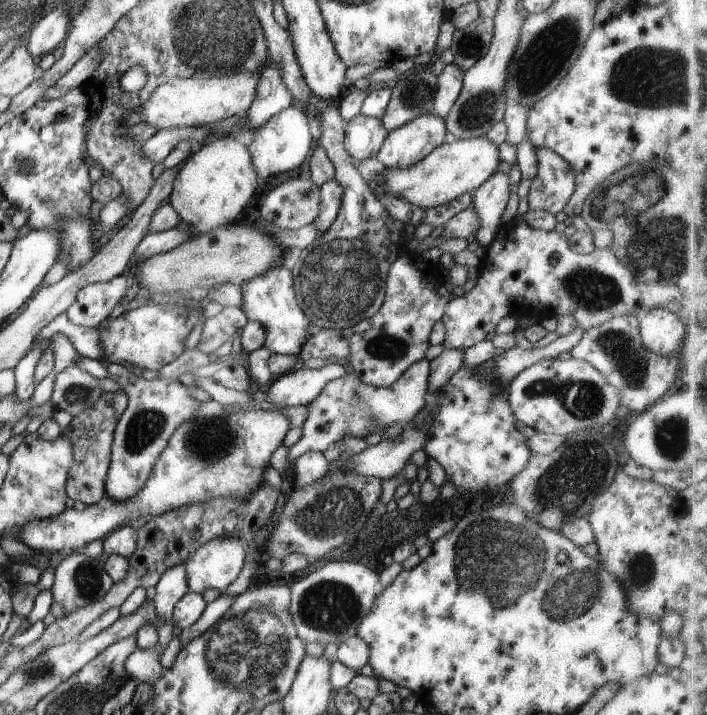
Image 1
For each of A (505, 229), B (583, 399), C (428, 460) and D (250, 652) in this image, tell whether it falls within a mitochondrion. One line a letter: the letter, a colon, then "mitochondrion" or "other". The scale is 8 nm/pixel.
A: other
B: mitochondrion
C: other
D: mitochondrion

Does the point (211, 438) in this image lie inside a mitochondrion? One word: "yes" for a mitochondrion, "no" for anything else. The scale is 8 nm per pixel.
yes

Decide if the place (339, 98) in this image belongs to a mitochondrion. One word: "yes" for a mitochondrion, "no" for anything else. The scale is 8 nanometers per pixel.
no

